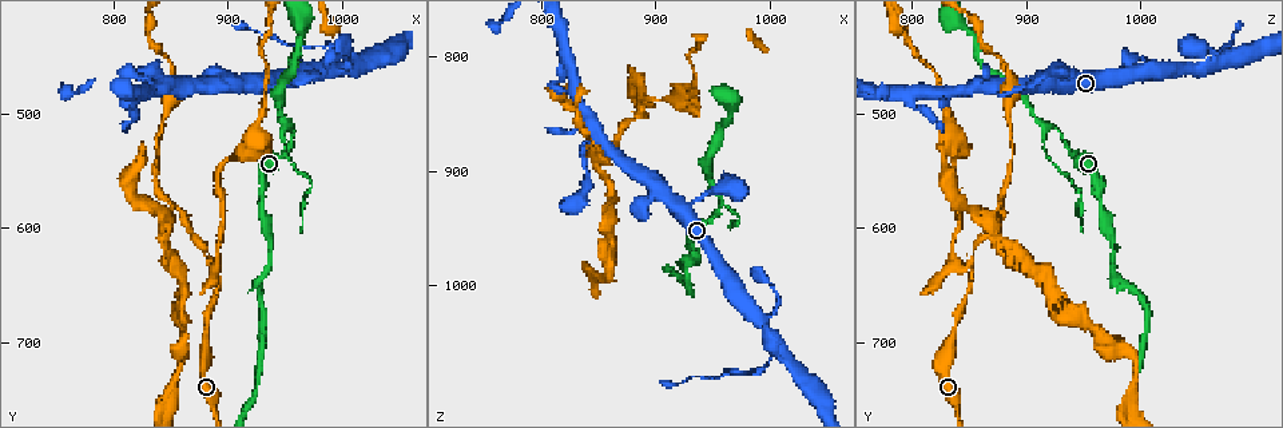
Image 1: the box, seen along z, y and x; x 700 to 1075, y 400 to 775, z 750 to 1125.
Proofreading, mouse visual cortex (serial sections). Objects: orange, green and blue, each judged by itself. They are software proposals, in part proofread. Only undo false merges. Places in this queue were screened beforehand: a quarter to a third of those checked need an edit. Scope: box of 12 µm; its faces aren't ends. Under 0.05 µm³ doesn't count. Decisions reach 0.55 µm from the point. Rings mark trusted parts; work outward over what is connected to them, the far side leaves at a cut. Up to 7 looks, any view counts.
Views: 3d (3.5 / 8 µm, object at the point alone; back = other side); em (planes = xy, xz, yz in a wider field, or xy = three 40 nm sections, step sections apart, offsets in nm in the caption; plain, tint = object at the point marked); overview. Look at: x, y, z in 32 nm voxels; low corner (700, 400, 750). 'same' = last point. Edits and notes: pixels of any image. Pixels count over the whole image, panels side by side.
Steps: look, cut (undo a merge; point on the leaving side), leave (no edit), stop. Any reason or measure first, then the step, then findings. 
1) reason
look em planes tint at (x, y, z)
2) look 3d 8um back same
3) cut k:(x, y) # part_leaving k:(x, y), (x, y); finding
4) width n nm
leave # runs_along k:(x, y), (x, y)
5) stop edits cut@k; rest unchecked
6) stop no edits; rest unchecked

sharp bend
look 3d 3.5um at (890, 632, 852)

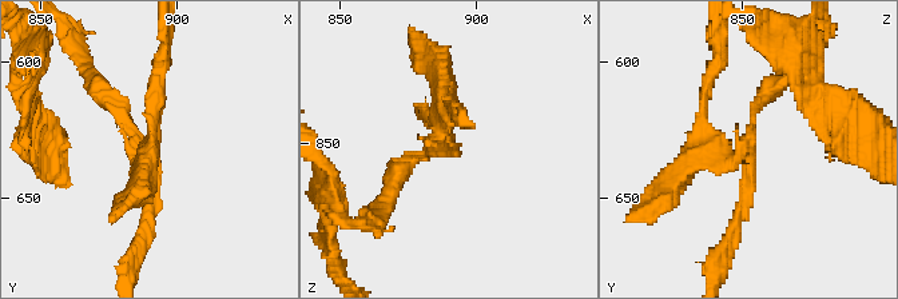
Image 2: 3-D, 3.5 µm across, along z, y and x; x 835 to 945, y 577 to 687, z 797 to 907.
arm_widths 150, 150, 150, 300 nm
cut 2:(445, 95) # part_leaving 2:(730, 156), (703, 128), (720, 54); a second cell is stuck on

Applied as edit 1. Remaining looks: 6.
four-way junction
look 3d 8um at (858, 592, 876)

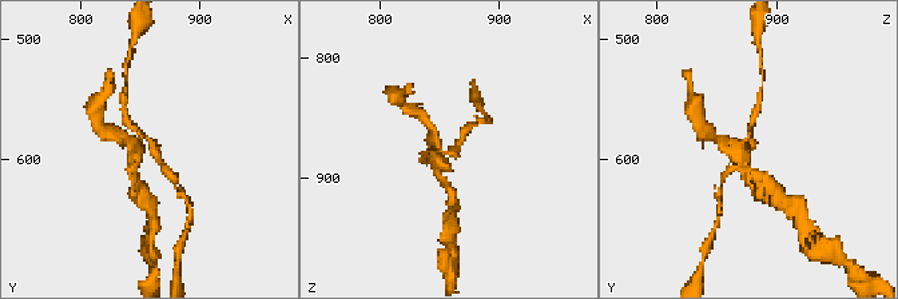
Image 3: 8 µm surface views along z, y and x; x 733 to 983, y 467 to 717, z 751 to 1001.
look em xy step 2 tint at (858, 592, 876)

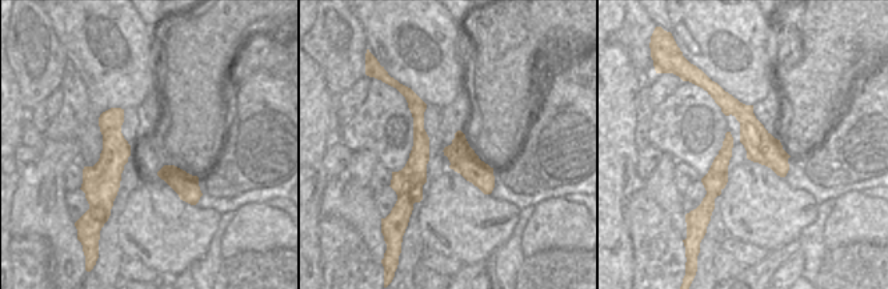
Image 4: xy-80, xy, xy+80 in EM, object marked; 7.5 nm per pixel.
width 200 nm
cut 3:(734, 152) # border 4:(408, 104), (426, 105); two cells meet here

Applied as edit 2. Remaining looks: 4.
look overview

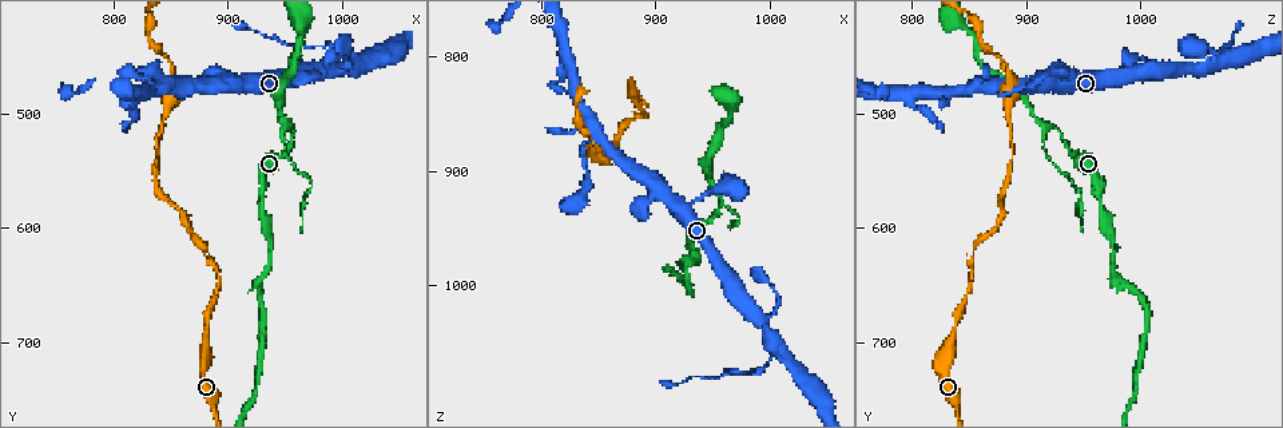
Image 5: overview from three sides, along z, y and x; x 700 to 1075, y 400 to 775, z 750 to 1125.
sharp bend
look 3d 3.5um at (956, 512, 922)

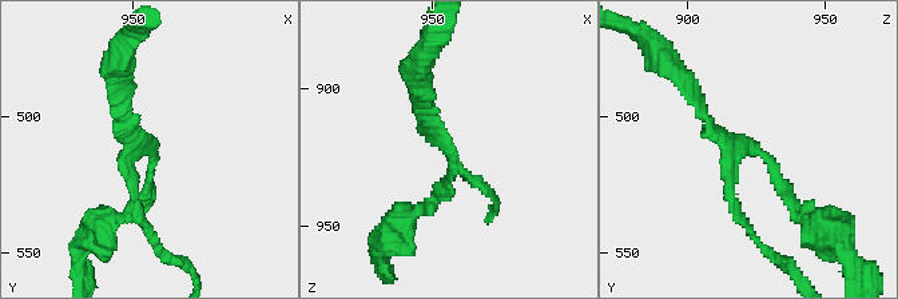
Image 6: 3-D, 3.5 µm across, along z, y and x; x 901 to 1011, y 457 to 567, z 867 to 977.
look em xy step 1 tint at (956, 511, 923)

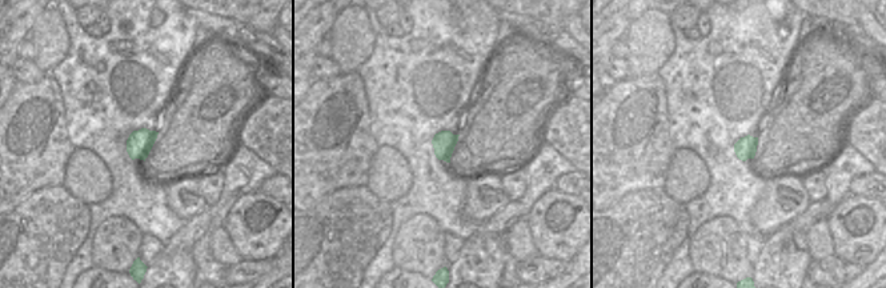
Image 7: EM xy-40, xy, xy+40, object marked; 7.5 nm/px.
width 170 nm
cut 6:(734, 203) # part_leaving 6:(740, 156), (730, 194), (754, 239), (778, 259); two cells meet here

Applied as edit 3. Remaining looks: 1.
stop edits cut@2, cut@3, cut@6; rest unchecked

